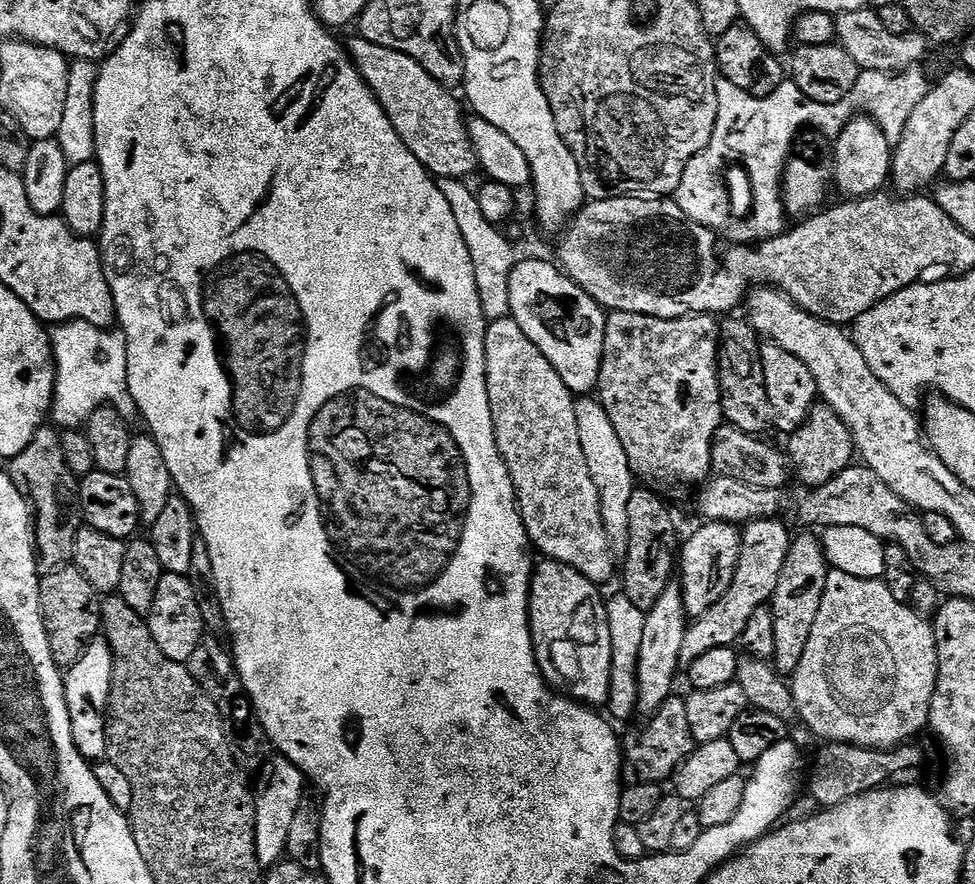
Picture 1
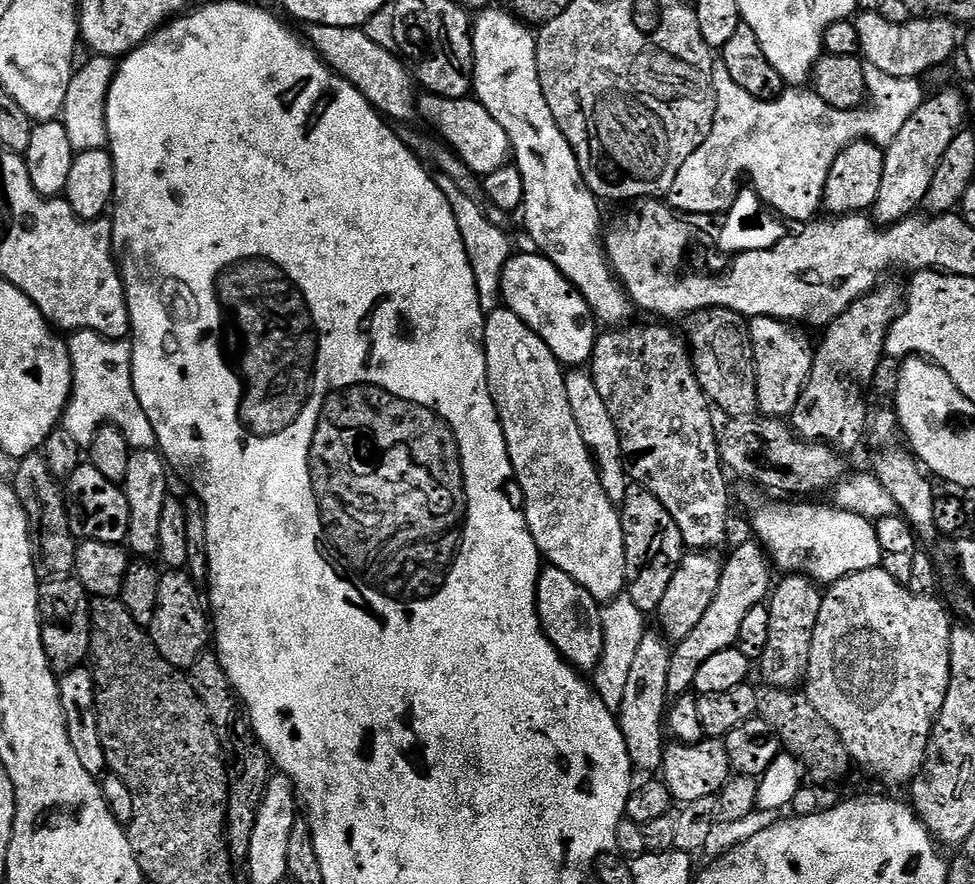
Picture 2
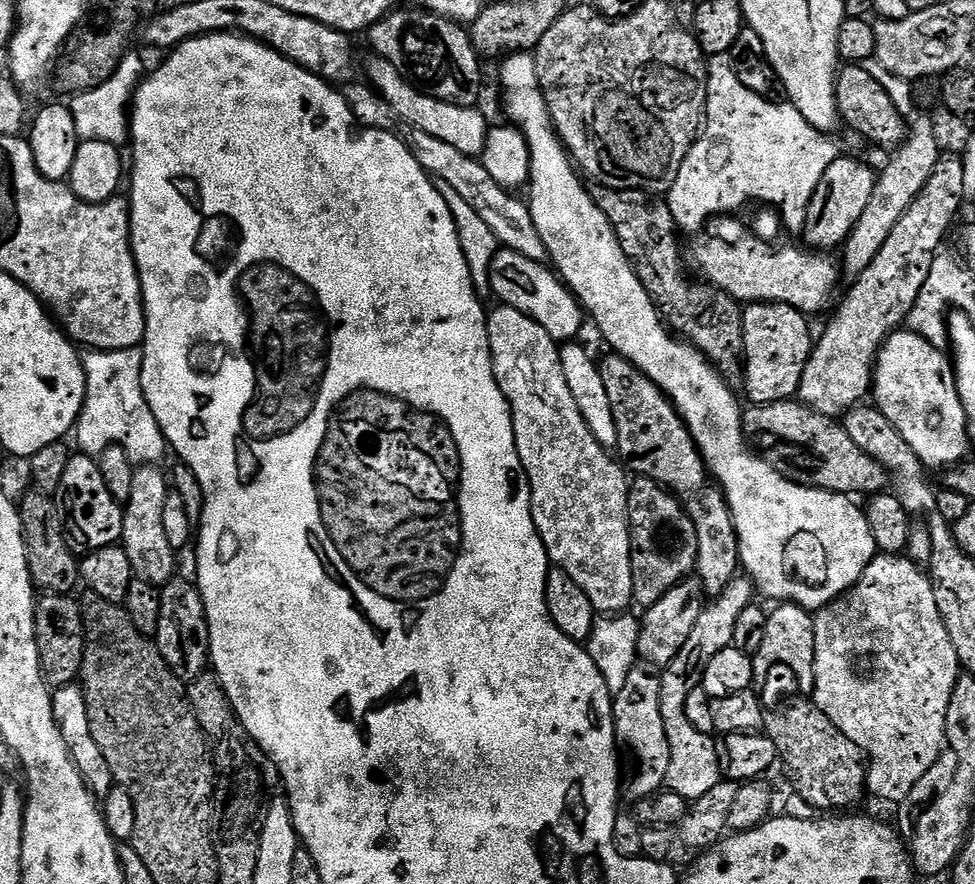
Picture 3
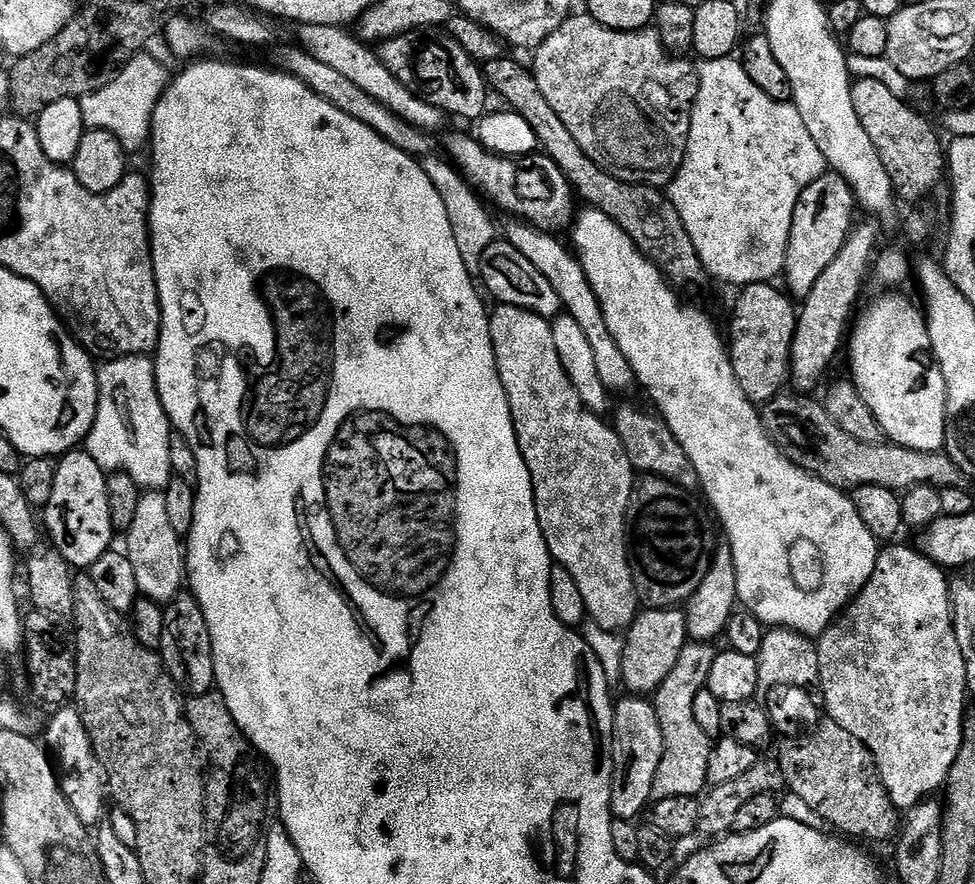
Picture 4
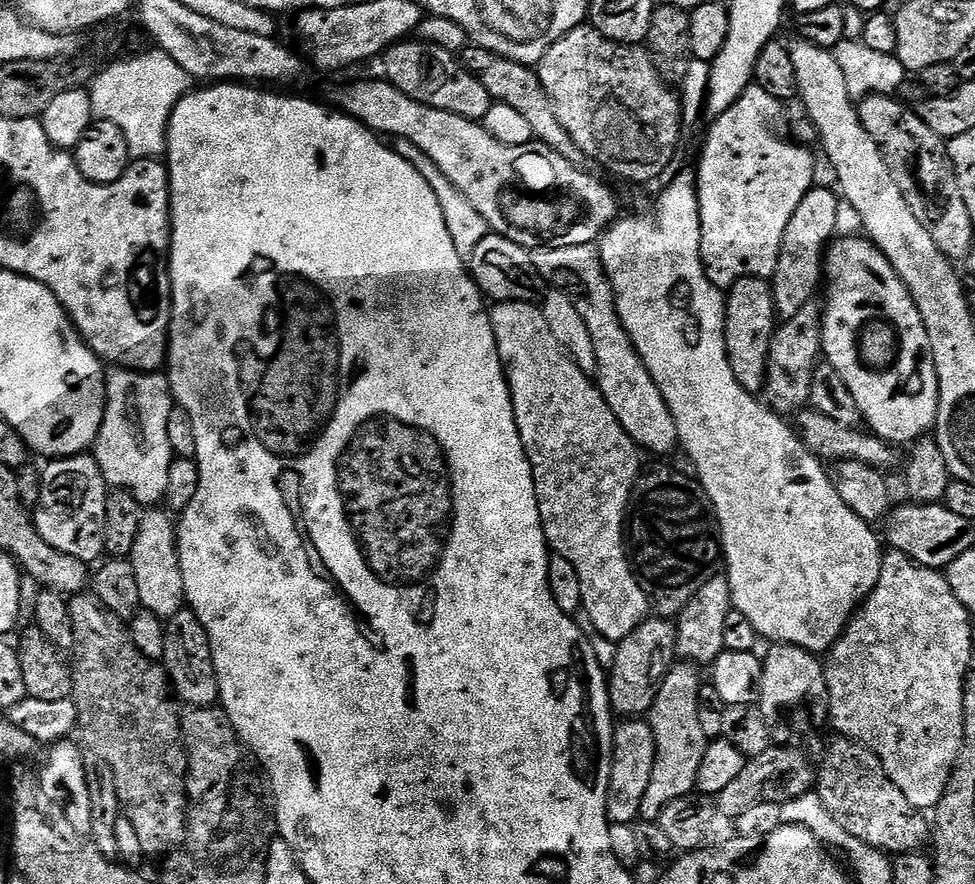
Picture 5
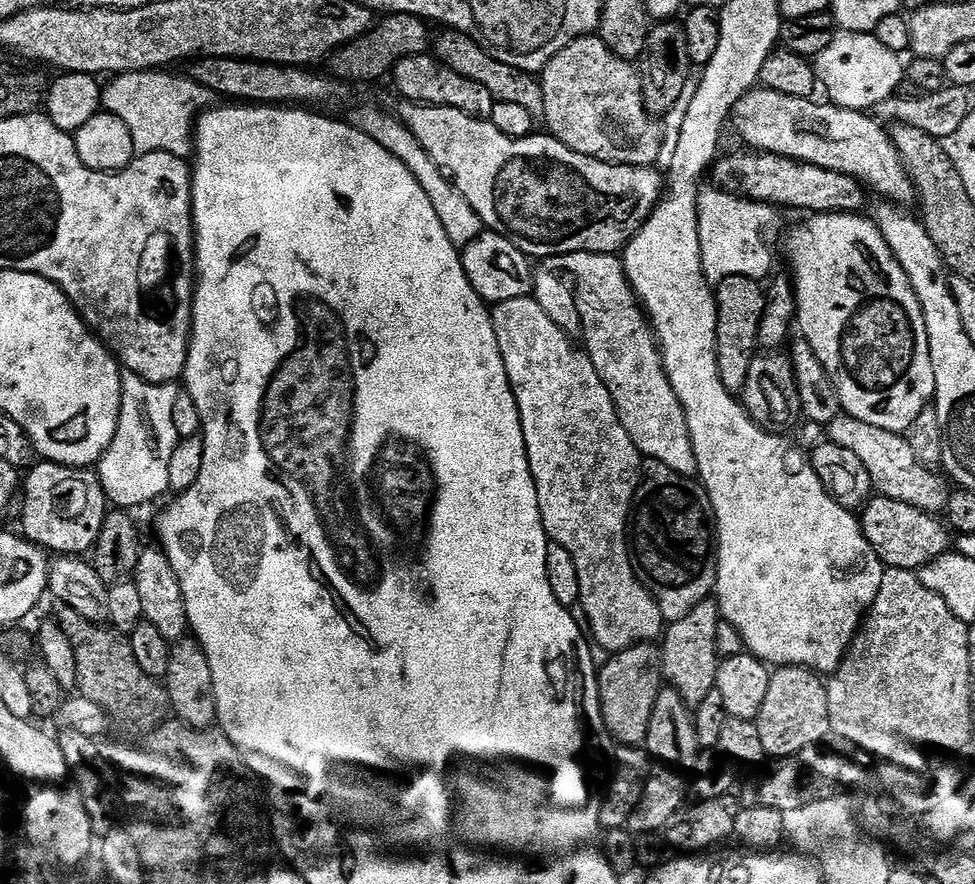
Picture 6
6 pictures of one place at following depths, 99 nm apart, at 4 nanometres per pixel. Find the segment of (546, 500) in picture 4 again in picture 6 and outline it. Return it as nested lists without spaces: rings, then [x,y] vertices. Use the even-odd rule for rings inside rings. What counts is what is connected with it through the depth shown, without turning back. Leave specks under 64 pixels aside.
[[[527,296],[517,300],[507,300],[495,305],[491,309],[492,325],[494,334],[498,338],[498,350],[502,350],[502,362],[506,366],[508,381],[512,387],[512,393],[516,399],[516,405],[520,411],[520,421],[522,422],[522,434],[526,442],[526,454],[530,462],[530,470],[534,474],[534,486],[538,490],[538,506],[542,514],[544,529],[548,532],[548,539],[553,544],[566,546],[574,558],[574,566],[578,566],[578,582],[580,583],[580,604],[585,607],[586,618],[589,619],[591,628],[590,636],[597,644],[601,644],[609,652],[621,652],[635,644],[647,644],[661,639],[666,627],[666,621],[662,610],[658,608],[658,602],[648,591],[647,583],[638,575],[634,567],[634,556],[630,551],[630,513],[634,508],[636,489],[642,471],[642,455],[630,438],[628,431],[622,426],[620,416],[616,412],[616,407],[612,401],[612,395],[606,390],[598,370],[592,365],[592,359],[588,357],[587,351],[575,348],[573,341],[554,322],[550,322],[548,315],[543,312],[542,306],[538,302]]]

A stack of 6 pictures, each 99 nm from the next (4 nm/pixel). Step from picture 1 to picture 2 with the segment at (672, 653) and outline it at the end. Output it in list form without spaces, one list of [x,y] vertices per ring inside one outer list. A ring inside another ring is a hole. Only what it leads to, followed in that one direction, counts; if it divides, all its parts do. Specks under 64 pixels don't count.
[[[648,630],[631,663],[630,678],[623,691],[621,708],[618,713],[622,738],[632,759],[632,767],[637,773],[656,774],[664,763],[666,747],[666,709],[670,703],[666,674],[670,674],[670,644],[659,631]]]

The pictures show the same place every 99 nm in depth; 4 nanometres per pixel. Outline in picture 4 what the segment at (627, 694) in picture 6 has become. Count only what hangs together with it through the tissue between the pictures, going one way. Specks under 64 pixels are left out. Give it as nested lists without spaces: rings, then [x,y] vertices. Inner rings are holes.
[[[650,608],[641,611],[623,637],[625,654],[622,655],[621,678],[629,693],[647,697],[655,694],[666,682],[670,670],[678,666],[678,654],[689,643],[688,626],[683,611],[675,608]]]

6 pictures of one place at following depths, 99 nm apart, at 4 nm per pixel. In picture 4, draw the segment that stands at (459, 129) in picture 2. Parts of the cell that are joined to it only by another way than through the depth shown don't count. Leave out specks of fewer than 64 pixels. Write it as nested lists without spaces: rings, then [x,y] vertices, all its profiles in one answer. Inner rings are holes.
[[[302,24],[295,29],[299,47],[304,48],[318,62],[323,62],[326,66],[338,70],[349,82],[354,82],[354,86],[359,86],[365,94],[370,94],[374,102],[382,102],[398,118],[410,122],[410,126],[419,128],[425,134],[433,134],[446,121],[446,114],[438,106],[430,106],[422,98],[418,98],[382,62],[379,51],[375,47],[369,46],[360,39],[359,35],[352,36],[347,27],[344,26],[318,26],[317,24]]]

